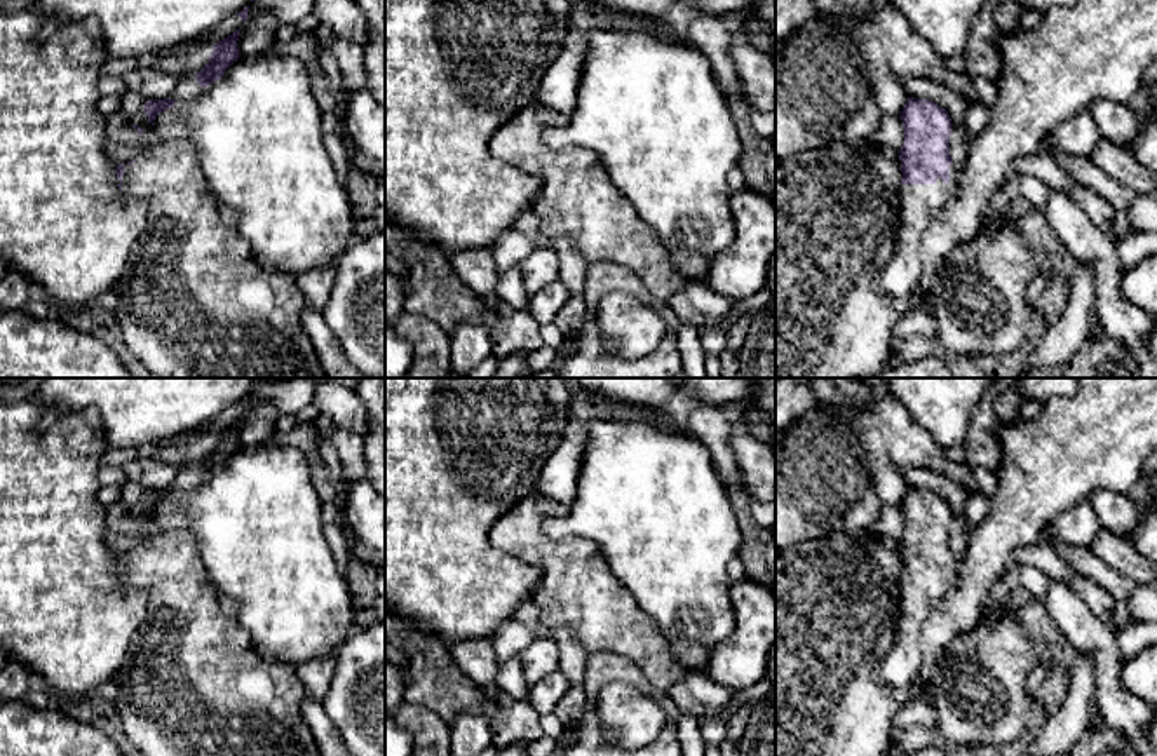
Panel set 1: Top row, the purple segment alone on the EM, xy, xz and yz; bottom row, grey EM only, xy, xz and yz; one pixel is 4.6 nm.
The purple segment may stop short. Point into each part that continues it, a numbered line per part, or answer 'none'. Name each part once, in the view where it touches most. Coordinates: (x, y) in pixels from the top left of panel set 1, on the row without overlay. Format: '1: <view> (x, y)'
1: yz (981, 694)

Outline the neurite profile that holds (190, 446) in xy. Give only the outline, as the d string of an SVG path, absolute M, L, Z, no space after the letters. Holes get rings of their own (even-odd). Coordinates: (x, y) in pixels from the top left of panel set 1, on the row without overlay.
M192 430L178 434L171 439L171 449L160 449L153 458L171 460L174 458L179 463L199 463L209 451L214 434L204 430Z

